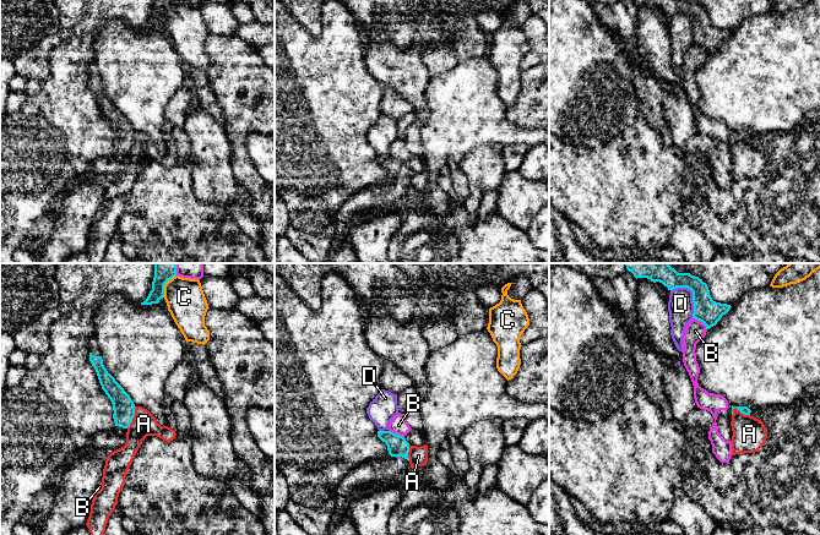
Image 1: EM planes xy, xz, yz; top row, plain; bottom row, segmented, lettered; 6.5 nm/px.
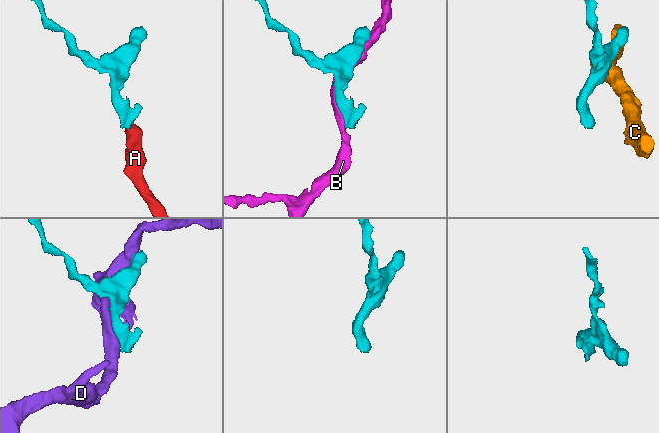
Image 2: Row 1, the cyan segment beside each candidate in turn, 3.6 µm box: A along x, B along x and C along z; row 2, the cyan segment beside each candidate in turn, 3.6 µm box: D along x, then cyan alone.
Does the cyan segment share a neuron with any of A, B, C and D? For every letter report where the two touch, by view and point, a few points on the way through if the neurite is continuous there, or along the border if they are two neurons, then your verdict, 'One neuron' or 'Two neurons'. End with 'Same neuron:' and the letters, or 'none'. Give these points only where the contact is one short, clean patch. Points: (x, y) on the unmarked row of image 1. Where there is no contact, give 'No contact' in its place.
A: Touches cyan at yz (740, 137). Boundary: yz (732, 135), (737, 134), (749, 141). Two neurons
B: Touches cyan at yz (701, 47). Two neurons
C: Touches cyan at xy (164, 10). Boundary: xy (175, 0), (166, 9), (162, 22). Two neurons
D: Touches cyan at yz (693, 21). Two neurons
Same neuron: none

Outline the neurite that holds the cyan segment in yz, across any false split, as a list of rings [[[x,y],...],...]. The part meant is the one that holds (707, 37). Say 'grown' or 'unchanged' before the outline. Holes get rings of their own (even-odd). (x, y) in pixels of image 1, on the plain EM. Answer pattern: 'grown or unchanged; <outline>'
unchanged; [[[634,0],[637,4],[647,4],[651,7],[659,7],[668,16],[688,13],[693,17],[694,39],[693,44],[702,48],[706,55],[716,51],[723,40],[731,36],[731,31],[716,28],[710,21],[706,9],[691,0]]]

